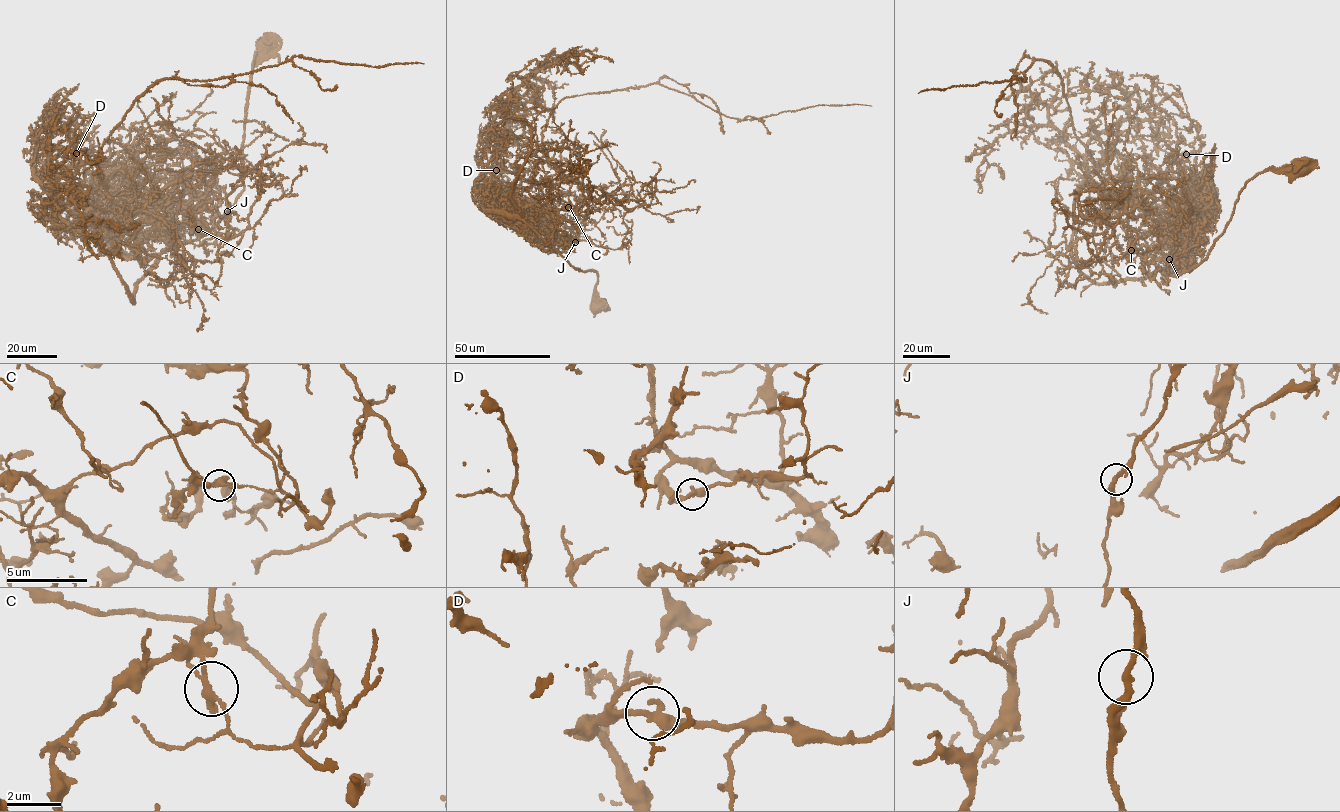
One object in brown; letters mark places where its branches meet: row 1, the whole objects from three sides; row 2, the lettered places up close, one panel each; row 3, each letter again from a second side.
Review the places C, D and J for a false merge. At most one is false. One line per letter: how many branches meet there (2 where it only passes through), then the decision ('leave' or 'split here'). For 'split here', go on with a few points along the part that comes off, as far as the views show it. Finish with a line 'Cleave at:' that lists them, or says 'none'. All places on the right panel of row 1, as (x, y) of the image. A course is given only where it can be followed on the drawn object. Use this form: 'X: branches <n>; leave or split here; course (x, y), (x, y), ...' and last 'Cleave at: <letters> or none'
C: branches 2; split here; course (1131, 250), (1048, 63), (1031, 63), (1025, 81), (918, 93)
D: branches 2; leave
J: branches 2; leave
Cleave at: C

